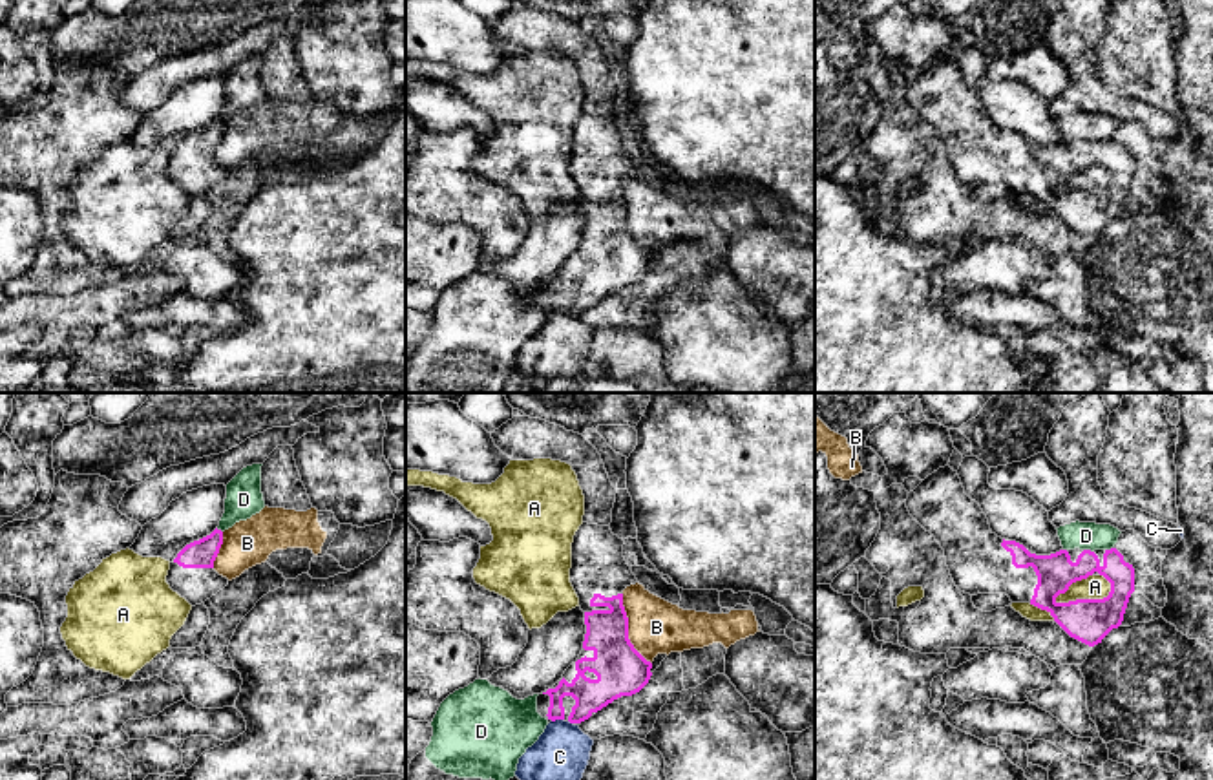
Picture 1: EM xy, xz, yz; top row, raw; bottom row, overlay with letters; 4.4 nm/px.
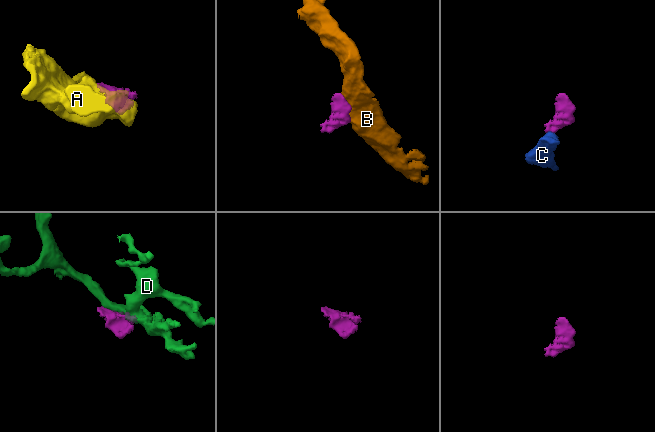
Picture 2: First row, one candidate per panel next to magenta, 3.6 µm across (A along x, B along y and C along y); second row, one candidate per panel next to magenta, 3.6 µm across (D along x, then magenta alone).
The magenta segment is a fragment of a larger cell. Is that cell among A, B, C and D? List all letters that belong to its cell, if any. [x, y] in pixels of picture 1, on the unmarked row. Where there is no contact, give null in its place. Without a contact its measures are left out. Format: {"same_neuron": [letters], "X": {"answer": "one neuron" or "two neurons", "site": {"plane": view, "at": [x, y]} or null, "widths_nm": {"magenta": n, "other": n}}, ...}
{"same_neuron": [], "A": {"answer": "two neurons", "site": {"plane": "yz", "at": [1086, 190]}, "widths_nm": {"magenta": 190, "other": 110}}, "B": {"answer": "two neurons", "site": {"plane": "xz", "at": [627, 220]}, "widths_nm": {"magenta": 220, "other": 240}}, "C": {"answer": "two neurons", "site": {"plane": "xz", "at": [558, 309]}, "widths_nm": {"magenta": 140, "other": 240}}, "D": {"answer": "two neurons", "site": {"plane": "yz", "at": [1089, 141]}, "widths_nm": {"magenta": 170, "other": 130}}}

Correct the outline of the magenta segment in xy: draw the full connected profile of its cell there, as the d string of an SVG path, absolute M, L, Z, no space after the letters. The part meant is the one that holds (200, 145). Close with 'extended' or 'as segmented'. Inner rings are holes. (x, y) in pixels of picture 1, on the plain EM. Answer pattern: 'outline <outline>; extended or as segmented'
outline M223 122L186 135L170 153L166 174L192 197L205 194L228 175L228 170L214 161L214 152L223 135Z; extended

